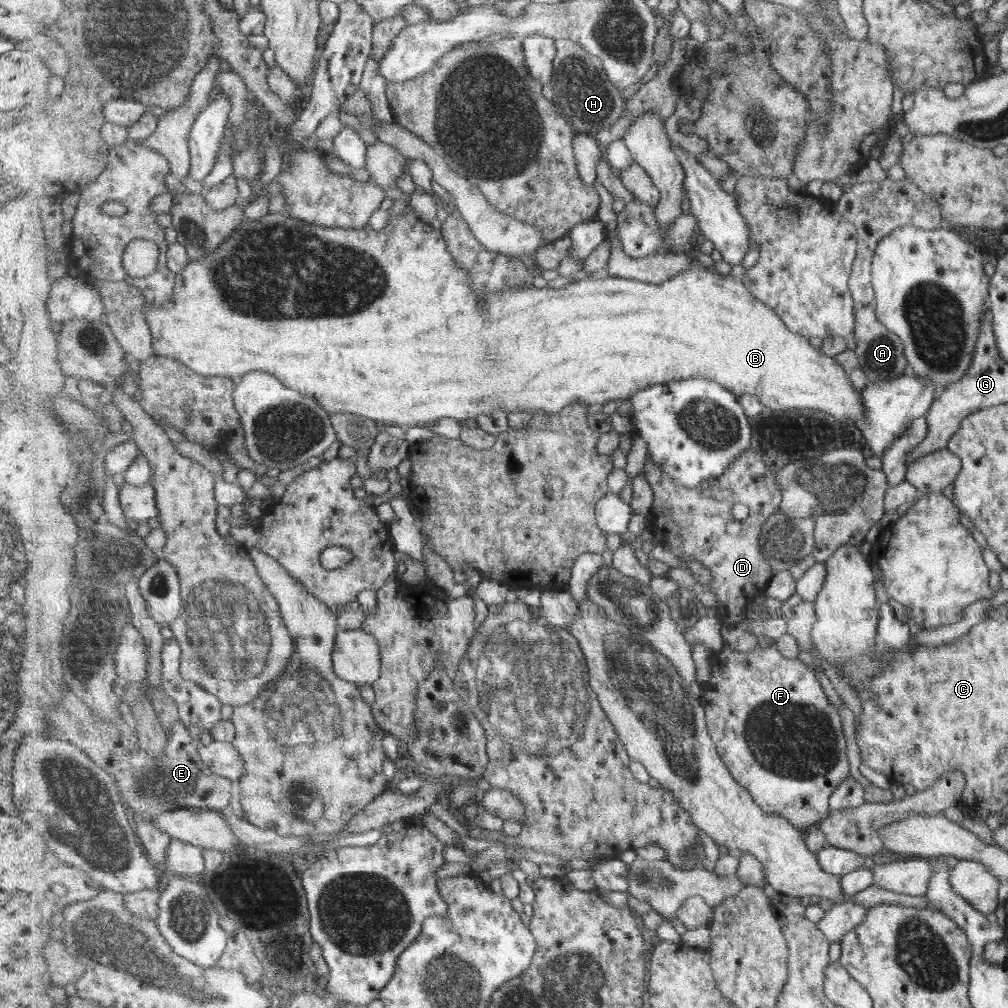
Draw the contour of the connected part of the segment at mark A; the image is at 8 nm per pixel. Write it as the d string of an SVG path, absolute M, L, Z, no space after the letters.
M873 304L858 307L852 340L861 365L863 365L865 373L869 375L869 383L891 379L908 369L907 362L904 360L903 342L900 341L900 337L895 336L877 320Z

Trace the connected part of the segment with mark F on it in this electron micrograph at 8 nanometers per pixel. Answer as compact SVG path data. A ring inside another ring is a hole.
M726 644L725 651L713 656L713 680L709 680L707 684L702 685L702 688L705 692L701 700L706 708L708 730L713 740L716 741L720 758L728 766L731 774L745 788L748 788L757 804L761 805L761 808L764 808L768 813L784 816L785 819L803 831L813 829L819 822L827 819L832 813L830 810L831 795L837 790L837 787L841 786L841 783L845 782L845 779L851 777L849 775L851 774L851 764L849 764L849 756L847 756L847 736L845 736L845 730L843 730L843 720L841 720L839 708L829 702L827 694L823 692L821 680L817 678L812 665L801 663L799 659L786 657L775 644L768 647L757 645L749 652L738 652Z

